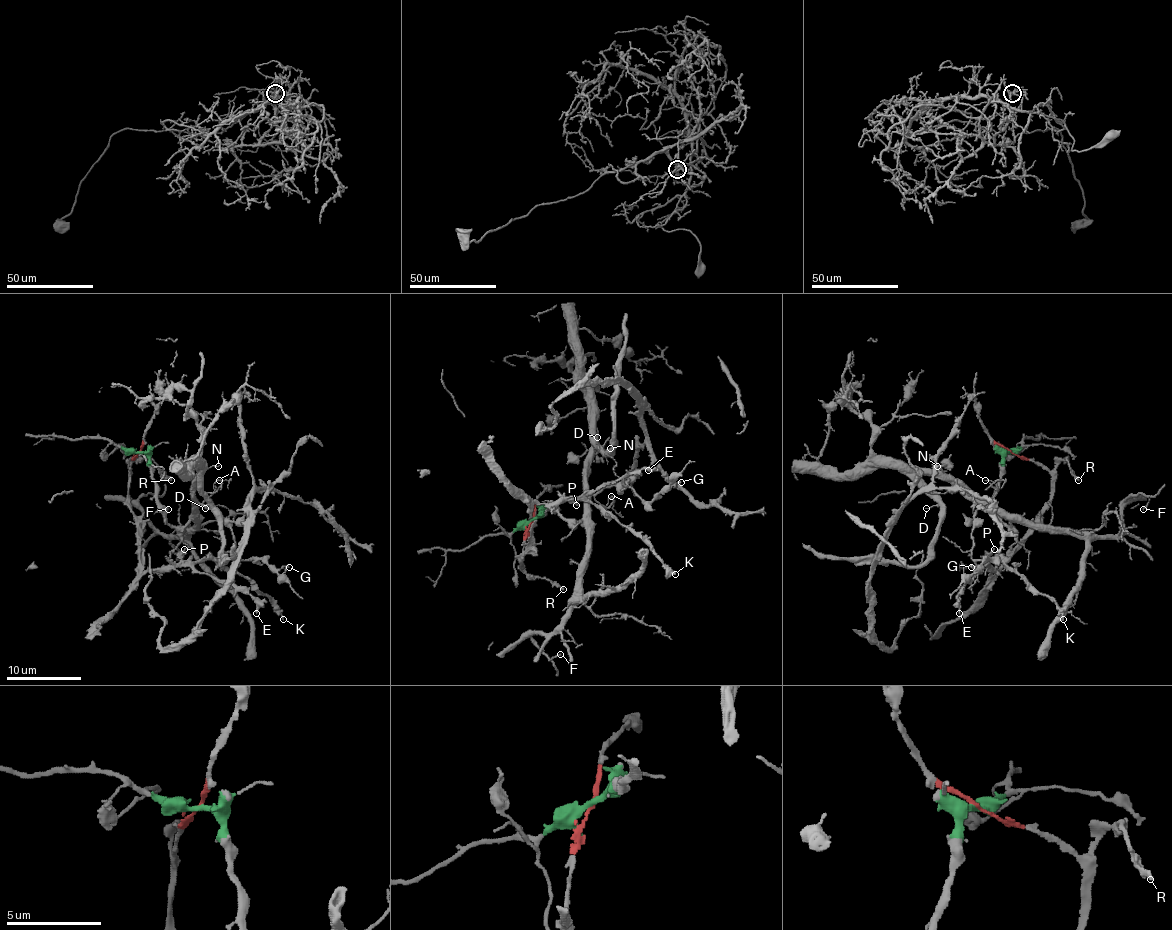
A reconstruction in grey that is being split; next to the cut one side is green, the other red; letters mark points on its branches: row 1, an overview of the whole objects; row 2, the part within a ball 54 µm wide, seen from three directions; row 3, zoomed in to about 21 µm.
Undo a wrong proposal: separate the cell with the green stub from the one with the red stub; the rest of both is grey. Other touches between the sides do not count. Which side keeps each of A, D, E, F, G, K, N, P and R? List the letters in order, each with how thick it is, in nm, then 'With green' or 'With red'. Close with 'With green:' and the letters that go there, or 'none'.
A: Thickness 90 nm. With green
D: Thickness 90 nm. With green
E: Thickness 170 nm. With red
F: Thickness 130 nm. With green
G: Thickness 130 nm. With green
K: Thickness 160 nm. With red
N: Thickness 100 nm. With green
P: Thickness 280 nm. With red
R: Thickness 220 nm. With red
With green: A, D, F, G, N

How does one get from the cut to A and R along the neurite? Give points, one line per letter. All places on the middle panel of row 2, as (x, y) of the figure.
A: (530, 522), (549, 505), (564, 518), (579, 522), (584, 517), (584, 504), (592, 496), (605, 507), (610, 496)
R: (530, 522), (523, 535), (521, 569), (526, 574), (540, 576), (564, 589)

